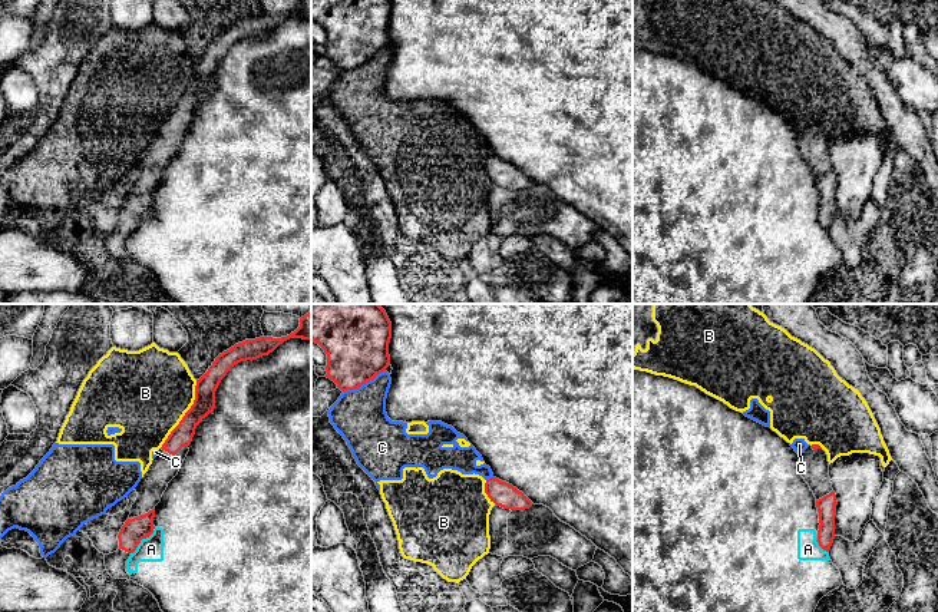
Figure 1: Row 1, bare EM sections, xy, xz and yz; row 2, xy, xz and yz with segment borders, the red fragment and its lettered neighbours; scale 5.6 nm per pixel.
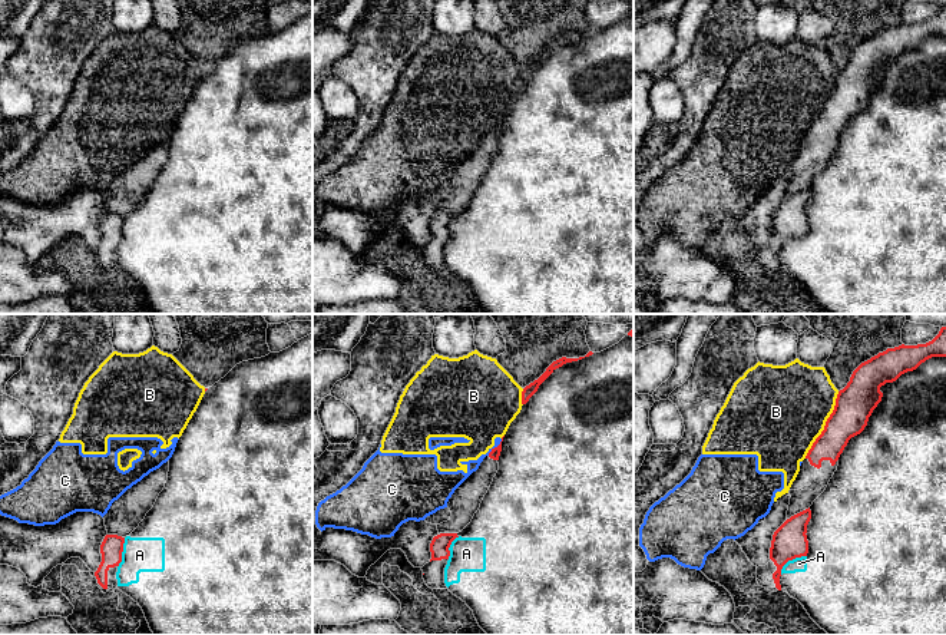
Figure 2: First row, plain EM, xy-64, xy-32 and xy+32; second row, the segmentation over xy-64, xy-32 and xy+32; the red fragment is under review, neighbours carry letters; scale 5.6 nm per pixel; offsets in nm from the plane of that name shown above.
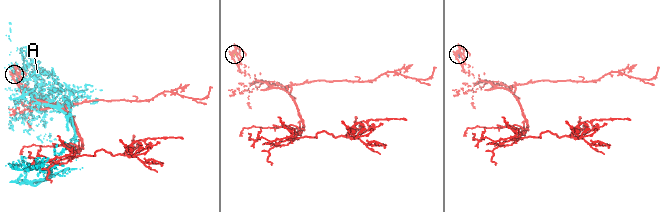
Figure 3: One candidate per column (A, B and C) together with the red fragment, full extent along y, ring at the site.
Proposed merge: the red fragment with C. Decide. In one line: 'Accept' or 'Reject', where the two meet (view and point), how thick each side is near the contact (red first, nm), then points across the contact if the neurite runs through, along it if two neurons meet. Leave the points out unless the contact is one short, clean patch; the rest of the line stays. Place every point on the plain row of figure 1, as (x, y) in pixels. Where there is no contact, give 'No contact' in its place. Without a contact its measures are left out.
Reject. Touches red at xz (363, 62). Thickness 340 nm (red) against 300 nm. Boundary: xz (385, 49), (360, 65), (343, 70)

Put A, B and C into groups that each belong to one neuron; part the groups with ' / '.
A / B C

